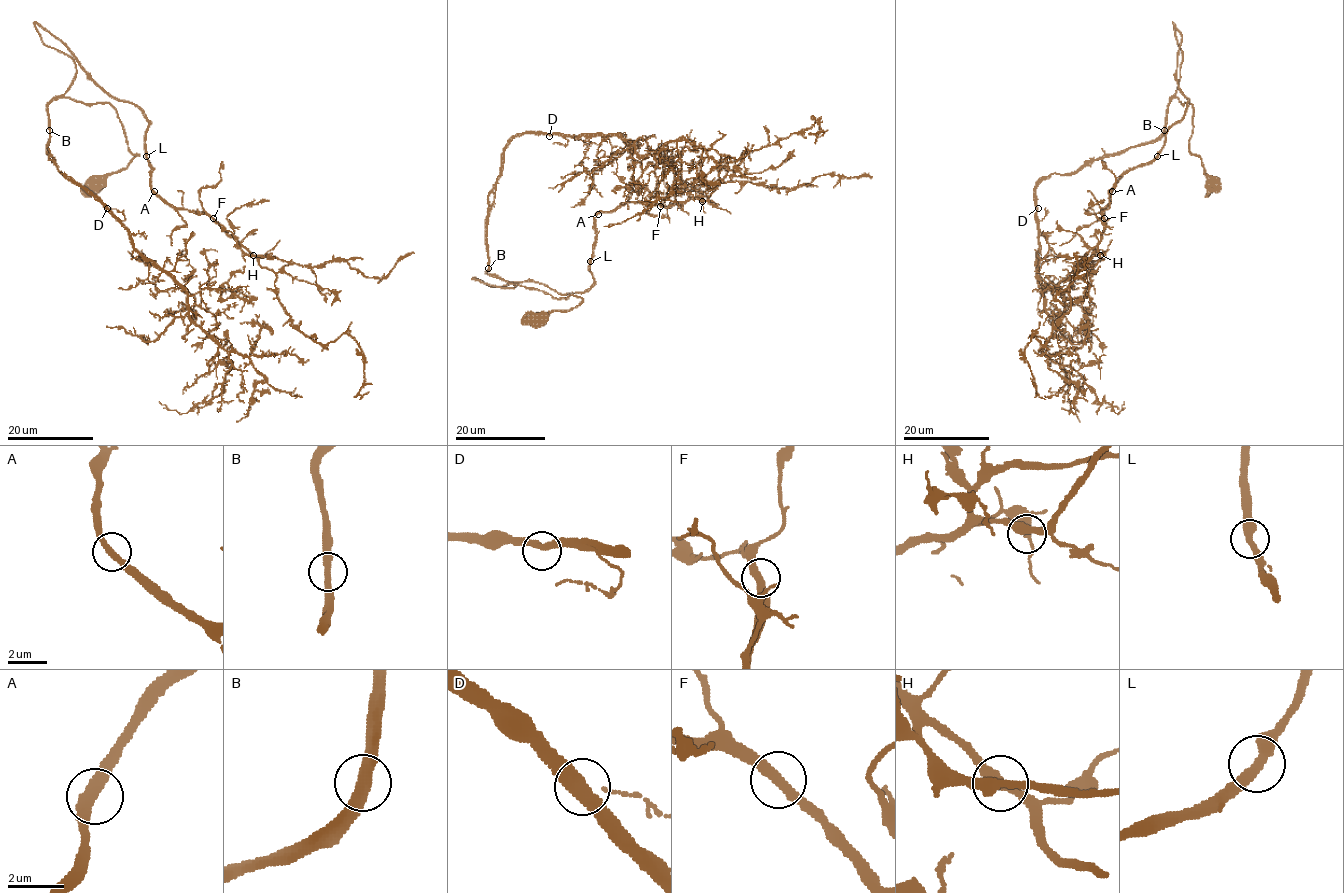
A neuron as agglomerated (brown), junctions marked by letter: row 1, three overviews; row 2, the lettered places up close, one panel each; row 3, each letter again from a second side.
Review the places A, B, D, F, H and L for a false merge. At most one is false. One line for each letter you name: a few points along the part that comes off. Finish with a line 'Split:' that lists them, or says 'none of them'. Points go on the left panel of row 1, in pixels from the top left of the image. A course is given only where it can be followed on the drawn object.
Split: none of them

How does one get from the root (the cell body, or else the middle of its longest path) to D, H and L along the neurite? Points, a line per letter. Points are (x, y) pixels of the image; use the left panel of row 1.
D: (96, 183), (138, 155), (108, 103), (56, 98), (47, 107), (47, 152), (62, 174), (107, 208)
H: (96, 183), (138, 155), (108, 103), (64, 96), (76, 64), (36, 23), (149, 121), (150, 187), (253, 255)
L: (96, 183), (138, 155), (108, 103), (64, 96), (76, 64), (36, 23), (142, 112), (146, 156)

